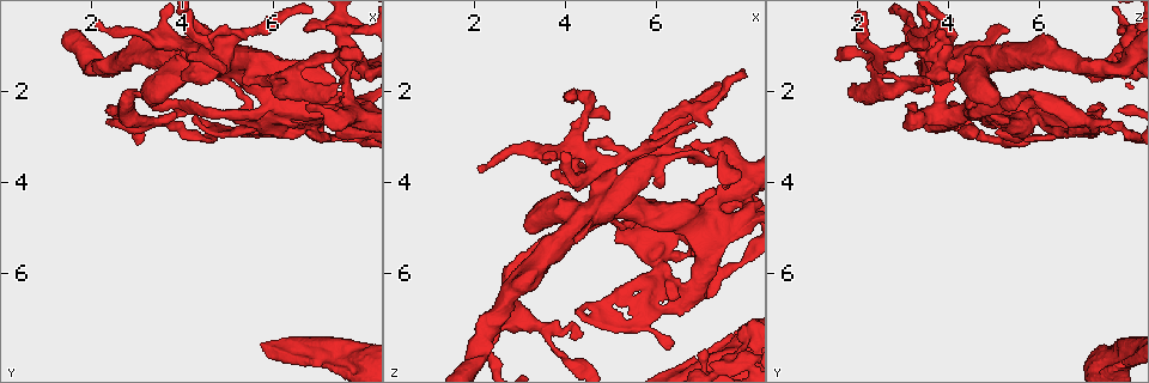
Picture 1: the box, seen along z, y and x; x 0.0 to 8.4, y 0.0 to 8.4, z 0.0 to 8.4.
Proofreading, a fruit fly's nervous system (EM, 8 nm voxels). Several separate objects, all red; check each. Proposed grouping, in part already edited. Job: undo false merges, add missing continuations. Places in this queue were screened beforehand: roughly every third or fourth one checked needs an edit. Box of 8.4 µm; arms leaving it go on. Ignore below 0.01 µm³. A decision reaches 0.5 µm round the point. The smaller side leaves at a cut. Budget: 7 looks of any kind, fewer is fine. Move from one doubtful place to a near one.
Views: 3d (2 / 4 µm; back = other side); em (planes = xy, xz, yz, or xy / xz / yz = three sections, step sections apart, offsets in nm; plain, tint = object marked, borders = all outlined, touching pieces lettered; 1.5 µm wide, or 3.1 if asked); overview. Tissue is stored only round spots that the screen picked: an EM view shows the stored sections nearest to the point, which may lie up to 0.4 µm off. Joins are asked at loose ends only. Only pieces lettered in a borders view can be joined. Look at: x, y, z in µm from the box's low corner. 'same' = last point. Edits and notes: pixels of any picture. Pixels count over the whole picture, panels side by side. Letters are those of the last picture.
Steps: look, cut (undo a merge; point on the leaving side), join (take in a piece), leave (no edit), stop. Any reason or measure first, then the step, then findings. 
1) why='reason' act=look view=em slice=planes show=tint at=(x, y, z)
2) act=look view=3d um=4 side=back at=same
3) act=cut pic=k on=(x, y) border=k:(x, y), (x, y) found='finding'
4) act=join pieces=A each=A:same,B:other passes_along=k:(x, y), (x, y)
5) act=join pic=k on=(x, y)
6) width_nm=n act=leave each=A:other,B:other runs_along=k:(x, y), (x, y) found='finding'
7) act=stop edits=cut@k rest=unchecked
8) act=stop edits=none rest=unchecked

act=look view=em slice=planes show=plain at=(6.25, 2.85, 7.60)

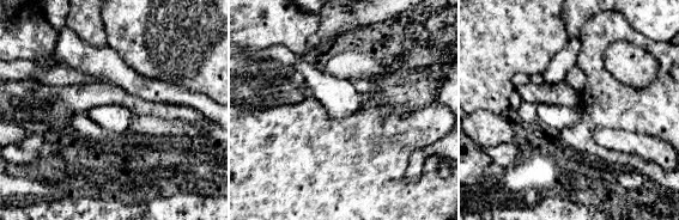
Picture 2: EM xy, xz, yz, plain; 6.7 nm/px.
why='see the neighbours' act=look view=em slice=planes show=borders at=same

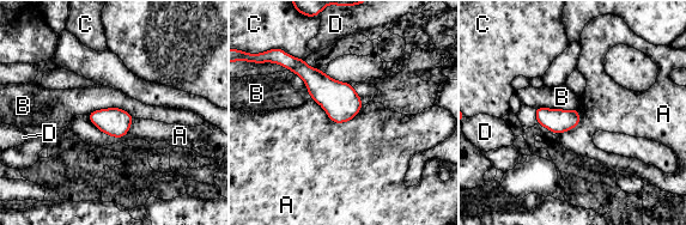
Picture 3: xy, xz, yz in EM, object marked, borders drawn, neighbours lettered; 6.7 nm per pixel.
act=leave each=A:other,B:other,C:other,D:other found='no lettered piece goes on from it'

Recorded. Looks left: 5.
why='branch stops here' act=look view=em slice=planes show=tint at=(6.45, 3.00, 5.70)

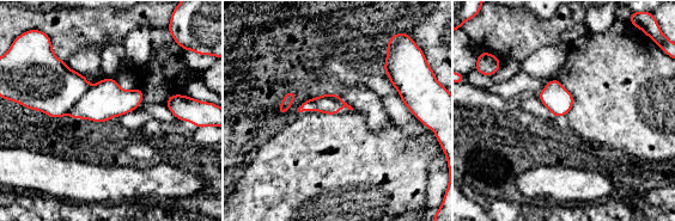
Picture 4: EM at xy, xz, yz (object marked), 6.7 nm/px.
act=look view=em slice=planes show=borders at=same

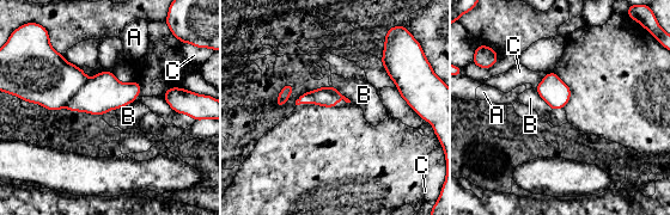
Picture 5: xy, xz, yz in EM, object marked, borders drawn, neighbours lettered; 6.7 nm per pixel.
longest_contact=B:190nm act=leave each=A:other,B:other,C:other border=5:(534, 88), (552, 109) found='none of them fits'

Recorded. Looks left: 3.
why='stops while still wide' act=look view=em slice=xy step=8 show=borders at=(6.80, 2.35, 3.20)

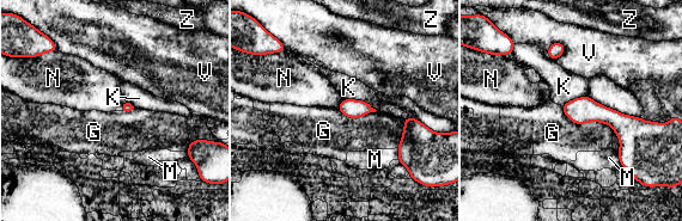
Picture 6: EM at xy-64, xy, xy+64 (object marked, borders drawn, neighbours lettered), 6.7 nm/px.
act=look view=em slice=planes show=borders at=same

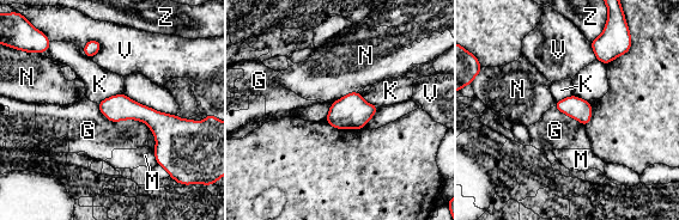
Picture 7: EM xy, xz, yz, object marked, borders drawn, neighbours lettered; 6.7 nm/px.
act=leave each=G:other,K:other,M:other,N:other,V:other,Z:other runs_along=7:(102, 105), (180, 126) found='no lettered piece goes on from it'

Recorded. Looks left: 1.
act=stop edits=none rest=unchecked

